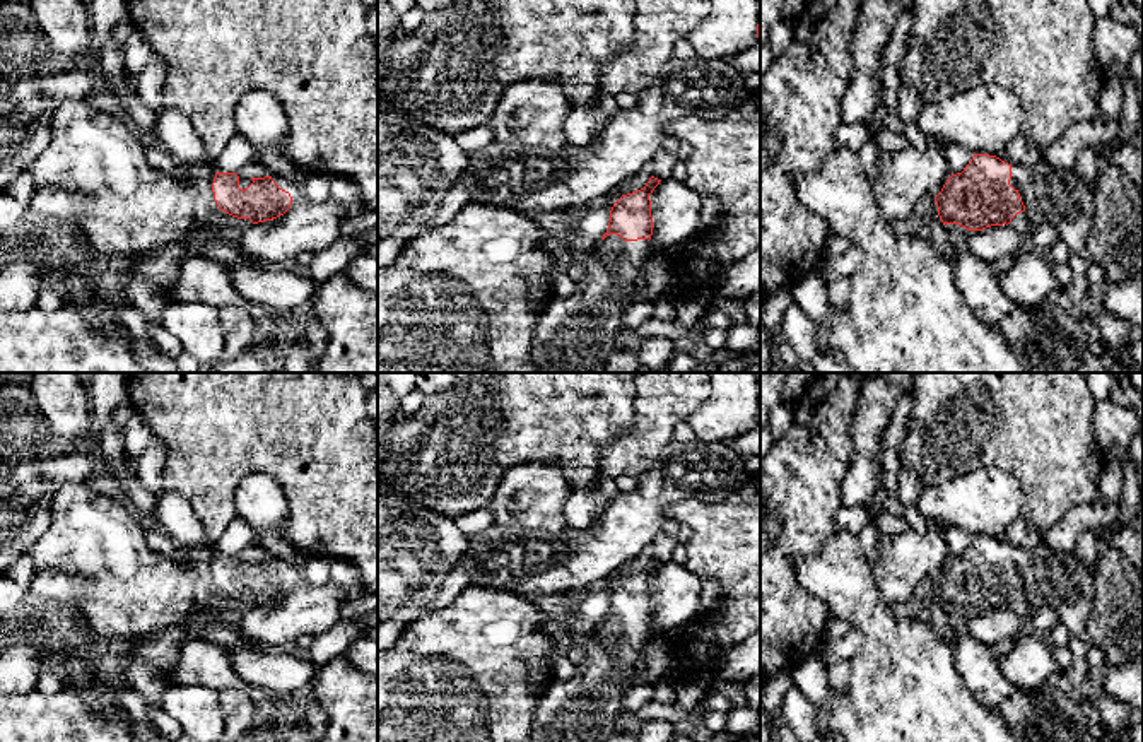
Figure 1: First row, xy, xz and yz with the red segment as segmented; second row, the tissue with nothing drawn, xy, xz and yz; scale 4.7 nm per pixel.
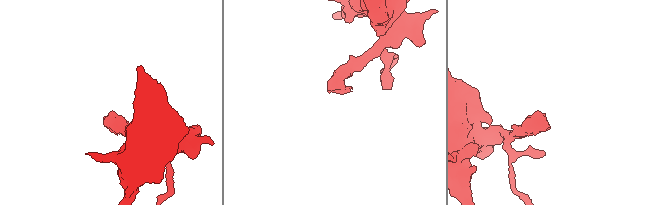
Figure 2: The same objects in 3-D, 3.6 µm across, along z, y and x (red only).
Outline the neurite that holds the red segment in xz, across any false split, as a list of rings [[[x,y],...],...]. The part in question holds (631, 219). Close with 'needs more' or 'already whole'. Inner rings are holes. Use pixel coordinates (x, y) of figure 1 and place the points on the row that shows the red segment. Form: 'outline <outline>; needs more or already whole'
outline [[[651,176],[644,188],[622,195],[610,210],[608,229],[601,239],[610,234],[624,239],[620,263],[613,268],[601,265],[586,251],[574,277],[574,292],[564,299],[552,299],[538,316],[531,333],[531,359],[542,373],[605,373],[608,357],[617,345],[617,333],[624,328],[624,309],[632,304],[636,287],[642,284],[642,262],[648,256],[670,256],[668,250],[651,241],[649,195],[659,181]]]; needs more

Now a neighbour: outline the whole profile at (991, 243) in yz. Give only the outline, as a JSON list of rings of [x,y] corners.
[[[1006,224],[991,226],[982,231],[969,231],[965,241],[965,251],[988,263],[1001,256],[1015,256],[1025,248],[1032,248],[1032,229],[1020,233]]]

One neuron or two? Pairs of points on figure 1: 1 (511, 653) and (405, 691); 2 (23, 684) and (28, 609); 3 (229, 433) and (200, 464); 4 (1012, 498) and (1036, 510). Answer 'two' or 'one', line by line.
1: one
2: two
3: one
4: two

